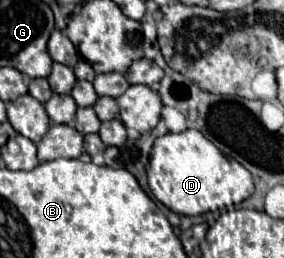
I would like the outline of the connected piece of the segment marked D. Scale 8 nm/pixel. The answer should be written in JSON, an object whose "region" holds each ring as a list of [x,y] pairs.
{"region":[[[198,129],[182,133],[166,133],[152,145],[148,165],[148,185],[158,201],[178,215],[200,215],[208,211],[232,208],[254,193],[252,175],[234,159],[228,159],[220,149],[200,135]]]}

